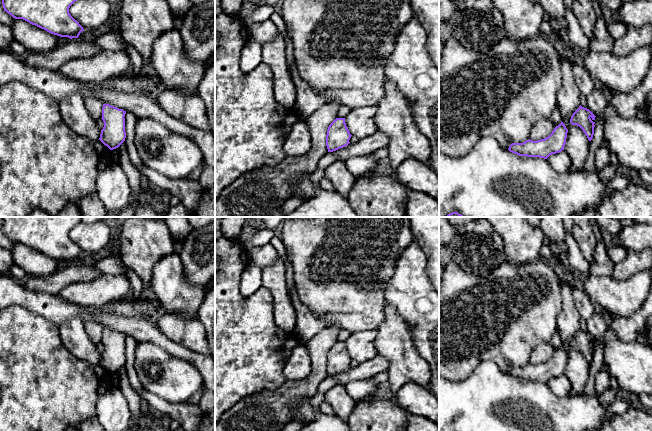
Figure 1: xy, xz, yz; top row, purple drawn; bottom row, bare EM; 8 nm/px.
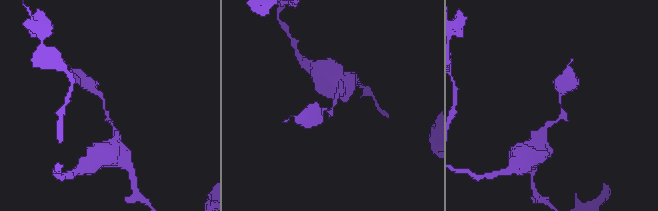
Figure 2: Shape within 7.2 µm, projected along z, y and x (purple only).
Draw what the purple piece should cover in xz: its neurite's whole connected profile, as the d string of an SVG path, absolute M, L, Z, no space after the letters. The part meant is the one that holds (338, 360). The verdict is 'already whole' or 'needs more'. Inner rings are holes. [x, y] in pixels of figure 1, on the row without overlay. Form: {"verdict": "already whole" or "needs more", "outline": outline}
{"verdict": "already whole", "outline": "M336 342L327 354L326 370L328 376L333 376L347 370L350 367L351 360L346 350L345 342Z"}

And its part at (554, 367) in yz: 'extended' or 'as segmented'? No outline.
as segmented

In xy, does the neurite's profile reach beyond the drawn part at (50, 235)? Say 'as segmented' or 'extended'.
as segmented

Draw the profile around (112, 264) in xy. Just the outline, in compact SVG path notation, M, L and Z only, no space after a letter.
M119 250L111 251L107 257L95 261L92 266L102 275L125 275L127 272Z

